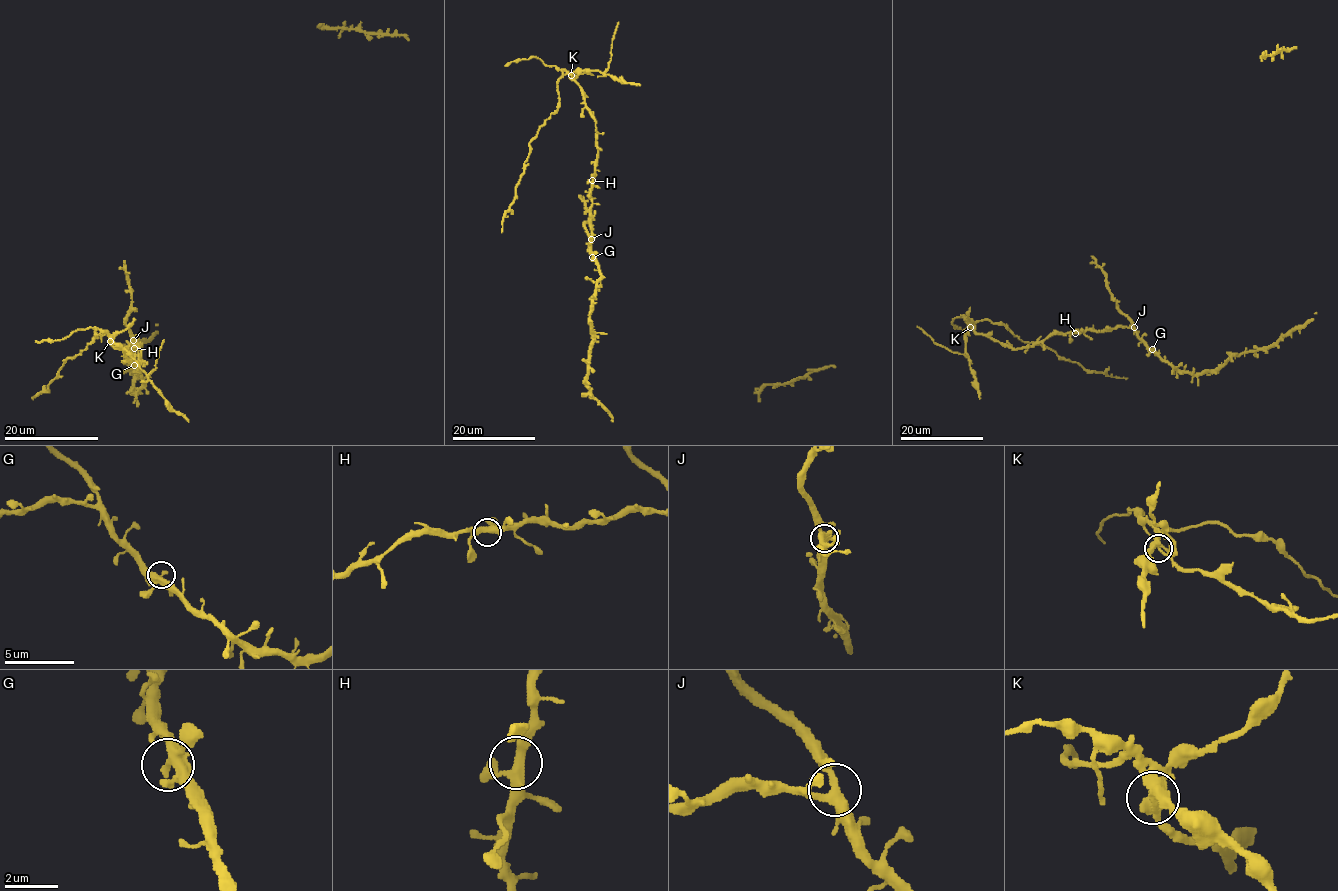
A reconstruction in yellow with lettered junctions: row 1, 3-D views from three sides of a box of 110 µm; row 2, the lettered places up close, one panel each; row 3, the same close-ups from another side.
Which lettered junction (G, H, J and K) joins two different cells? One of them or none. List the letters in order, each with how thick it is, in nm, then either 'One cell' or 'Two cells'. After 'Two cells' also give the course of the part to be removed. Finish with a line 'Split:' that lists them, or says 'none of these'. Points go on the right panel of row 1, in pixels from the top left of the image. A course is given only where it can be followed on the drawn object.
G: Thickness 320 nm. One cell
H: Thickness 360 nm. One cell
J: Thickness 340 nm. One cell
K: Thickness 340 nm. Two cells. Course of the part to remove: (970, 327), (969, 321), (989, 320), (1002, 324), (1022, 341), (1049, 348), (1086, 370), (1127, 378)
Split: K

